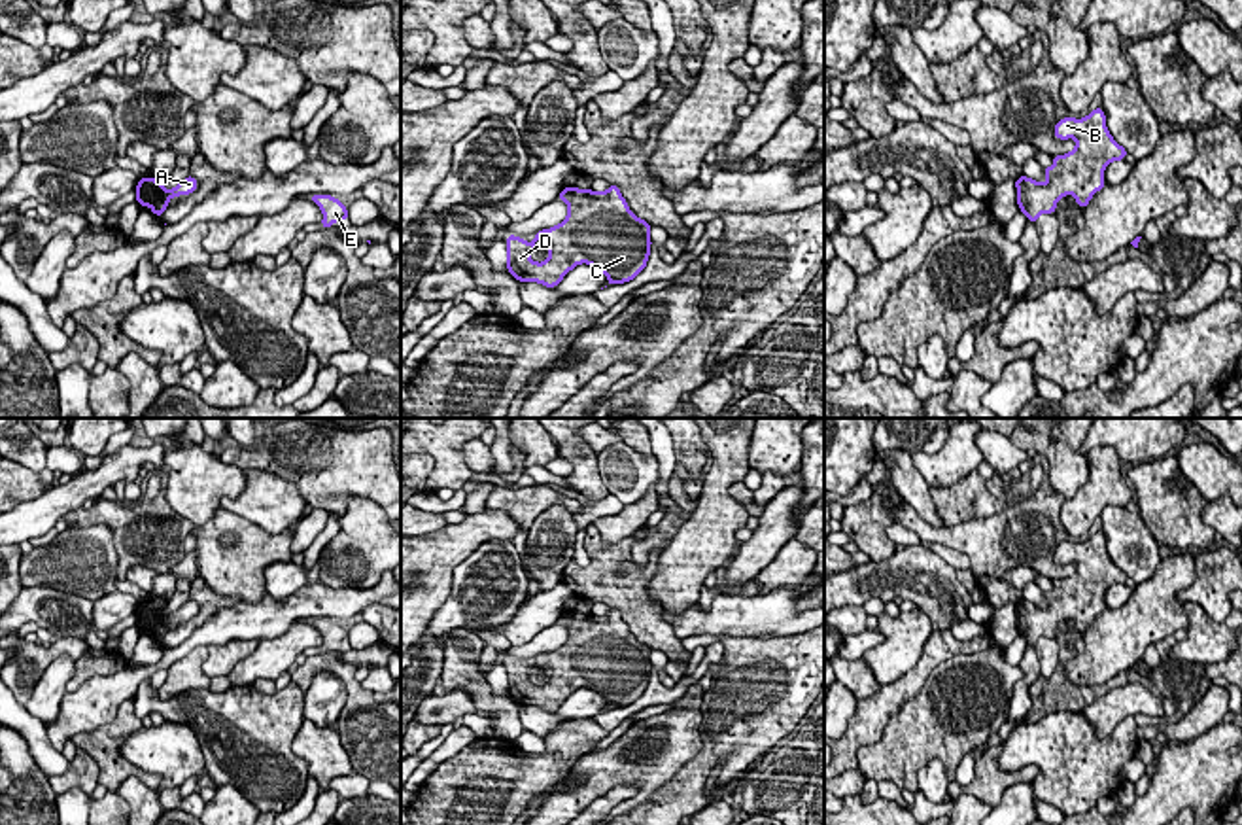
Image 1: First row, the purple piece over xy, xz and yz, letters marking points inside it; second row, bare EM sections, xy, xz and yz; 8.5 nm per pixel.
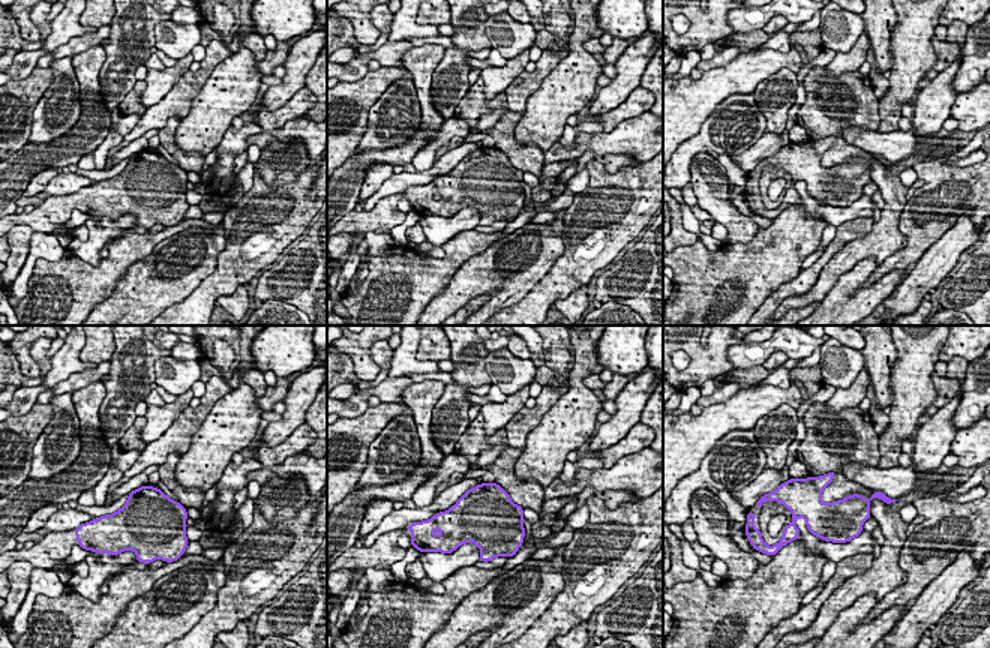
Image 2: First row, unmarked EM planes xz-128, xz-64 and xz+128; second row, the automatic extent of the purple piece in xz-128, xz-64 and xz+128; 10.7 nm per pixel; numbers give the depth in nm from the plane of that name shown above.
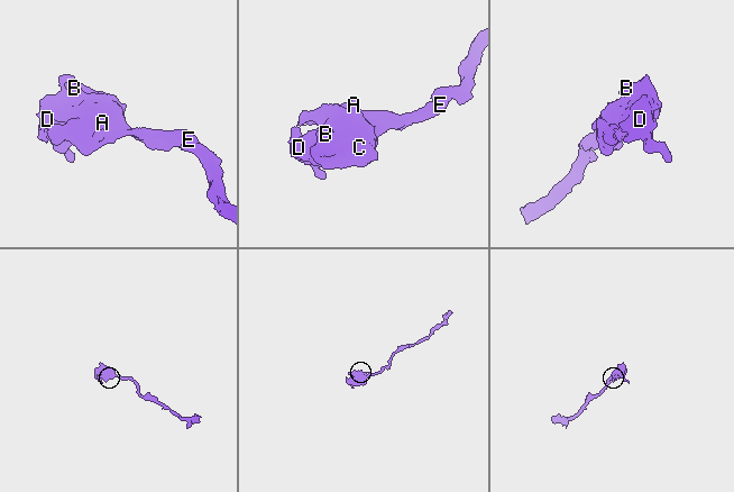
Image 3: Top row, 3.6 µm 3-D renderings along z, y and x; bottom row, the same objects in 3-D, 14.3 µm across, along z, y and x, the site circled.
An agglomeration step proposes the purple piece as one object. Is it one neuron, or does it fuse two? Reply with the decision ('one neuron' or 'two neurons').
one neuron

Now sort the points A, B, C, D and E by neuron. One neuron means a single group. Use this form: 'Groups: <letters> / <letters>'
Groups: A B C D E

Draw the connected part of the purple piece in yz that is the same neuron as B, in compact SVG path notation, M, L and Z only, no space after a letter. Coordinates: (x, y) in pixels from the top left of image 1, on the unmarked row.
M1102 530L1081 543L1059 543L1053 560L1074 562L1076 571L1053 581L1053 588L1044 592L1047 606L1040 607L1028 600L1015 604L1017 630L1030 647L1036 647L1040 638L1055 638L1059 623L1066 619L1074 619L1076 628L1085 632L1106 609L1104 592L1127 581L1127 573L1108 556Z

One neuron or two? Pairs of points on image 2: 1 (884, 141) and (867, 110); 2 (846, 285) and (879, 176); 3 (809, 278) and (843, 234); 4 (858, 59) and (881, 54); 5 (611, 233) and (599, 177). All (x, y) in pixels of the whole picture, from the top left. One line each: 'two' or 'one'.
1: two
2: two
3: one
4: two
5: one

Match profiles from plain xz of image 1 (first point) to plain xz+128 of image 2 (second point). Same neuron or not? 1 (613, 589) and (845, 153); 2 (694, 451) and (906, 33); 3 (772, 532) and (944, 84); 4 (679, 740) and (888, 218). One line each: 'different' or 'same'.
1: same
2: different
3: same
4: same

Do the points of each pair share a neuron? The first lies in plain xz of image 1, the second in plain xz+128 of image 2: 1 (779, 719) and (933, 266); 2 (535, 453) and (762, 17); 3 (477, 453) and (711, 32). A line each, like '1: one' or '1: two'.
1: two
2: two
3: two

